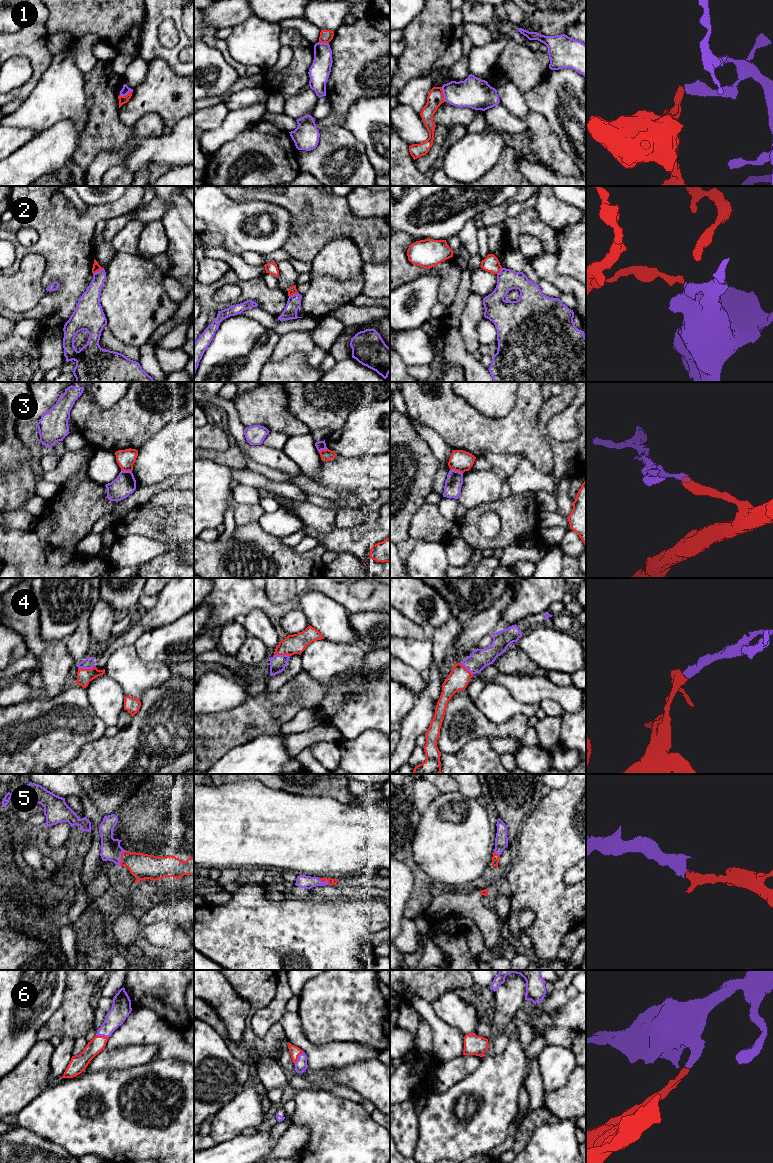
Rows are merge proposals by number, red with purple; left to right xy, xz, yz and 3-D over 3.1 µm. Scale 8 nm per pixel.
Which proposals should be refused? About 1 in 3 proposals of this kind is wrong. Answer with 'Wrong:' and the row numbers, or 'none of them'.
Wrong: 1, 2, 3

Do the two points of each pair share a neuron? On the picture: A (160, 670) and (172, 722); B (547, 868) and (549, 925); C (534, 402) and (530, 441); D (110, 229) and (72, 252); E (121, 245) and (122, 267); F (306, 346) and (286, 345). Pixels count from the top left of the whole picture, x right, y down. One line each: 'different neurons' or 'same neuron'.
A: different neurons
B: same neuron
C: same neuron
D: different neurons
E: different neurons
F: same neuron

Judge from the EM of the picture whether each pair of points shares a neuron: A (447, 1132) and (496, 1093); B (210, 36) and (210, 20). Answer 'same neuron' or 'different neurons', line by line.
A: same neuron
B: different neurons

